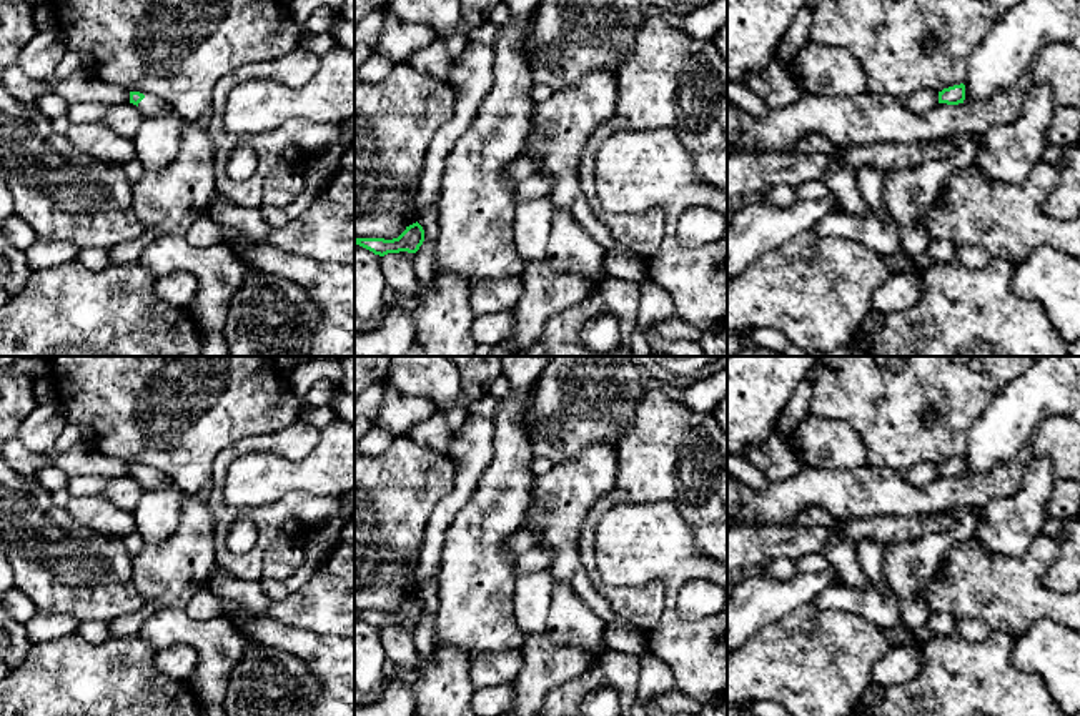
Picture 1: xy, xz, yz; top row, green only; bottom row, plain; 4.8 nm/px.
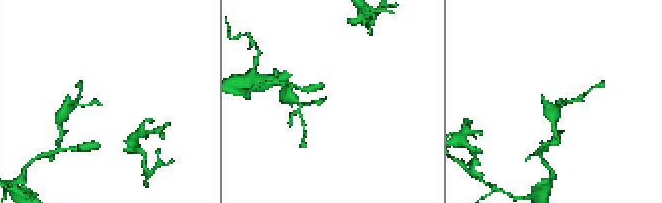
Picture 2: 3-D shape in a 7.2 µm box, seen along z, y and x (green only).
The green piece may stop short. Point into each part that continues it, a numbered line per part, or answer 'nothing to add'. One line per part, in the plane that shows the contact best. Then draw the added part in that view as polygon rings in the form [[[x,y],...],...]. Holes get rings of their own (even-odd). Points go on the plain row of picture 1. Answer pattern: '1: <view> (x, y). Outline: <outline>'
1: xy (150, 480). Outline: [[[145,468],[145,471],[138,476],[138,481],[145,490],[156,490],[165,481],[165,478],[166,476],[161,475],[160,471]]]

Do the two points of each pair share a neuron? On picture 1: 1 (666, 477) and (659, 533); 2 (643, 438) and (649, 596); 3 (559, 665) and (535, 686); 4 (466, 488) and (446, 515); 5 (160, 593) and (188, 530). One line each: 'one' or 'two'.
1: two
2: one
3: one
4: one
5: one

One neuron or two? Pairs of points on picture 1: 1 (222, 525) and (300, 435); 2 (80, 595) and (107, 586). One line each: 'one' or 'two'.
1: one
2: one

